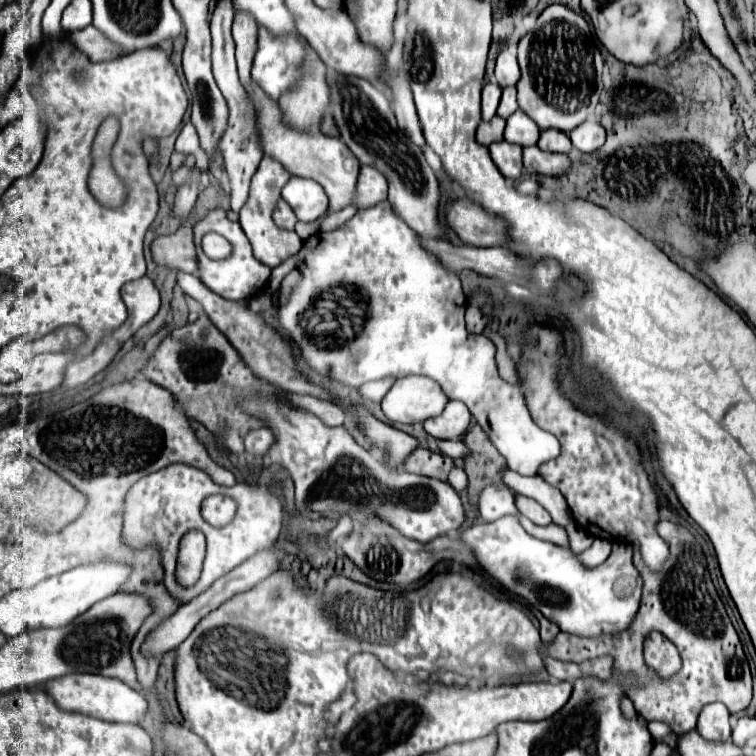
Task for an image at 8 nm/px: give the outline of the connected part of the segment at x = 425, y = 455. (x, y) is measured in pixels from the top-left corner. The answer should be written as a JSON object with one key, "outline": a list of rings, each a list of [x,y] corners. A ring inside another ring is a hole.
{"outline":[[[414,449],[406,461],[402,463],[402,469],[408,473],[416,473],[416,475],[426,475],[426,477],[434,477],[440,481],[446,481],[448,471],[452,469],[452,459],[442,455],[442,453],[432,453],[428,449]]]}

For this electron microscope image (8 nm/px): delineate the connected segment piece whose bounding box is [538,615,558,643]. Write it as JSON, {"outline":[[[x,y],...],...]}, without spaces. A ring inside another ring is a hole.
{"outline":[[[542,615],[538,617],[540,619],[540,633],[542,633],[542,639],[544,639],[544,643],[550,643],[552,641],[552,637],[558,633],[558,627],[554,625],[554,623],[550,623],[548,619],[544,619]]]}

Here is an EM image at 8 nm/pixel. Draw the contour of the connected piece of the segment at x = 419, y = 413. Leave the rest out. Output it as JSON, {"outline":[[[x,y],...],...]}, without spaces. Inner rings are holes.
{"outline":[[[428,377],[396,379],[382,399],[382,411],[392,423],[422,423],[442,413],[448,397],[440,385]]]}

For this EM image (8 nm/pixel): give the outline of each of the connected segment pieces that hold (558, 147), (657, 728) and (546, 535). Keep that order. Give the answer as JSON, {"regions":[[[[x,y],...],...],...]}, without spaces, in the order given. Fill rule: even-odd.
{"regions":[[[[546,129],[540,133],[540,139],[536,143],[542,151],[556,151],[556,153],[568,153],[572,149],[570,137],[558,129]]],[[[652,721],[652,723],[648,723],[648,729],[650,729],[650,733],[652,733],[654,739],[664,739],[666,735],[672,733],[670,725],[664,723],[664,721]]],[[[520,515],[518,519],[520,519],[522,527],[524,527],[532,537],[542,539],[542,541],[550,541],[550,543],[560,545],[560,547],[568,547],[568,535],[566,535],[566,529],[564,529],[564,527],[560,527],[560,525],[556,525],[556,523],[550,523],[550,525],[546,525],[546,527],[538,527],[538,525],[534,525],[532,521],[528,521],[524,515]]]]}

